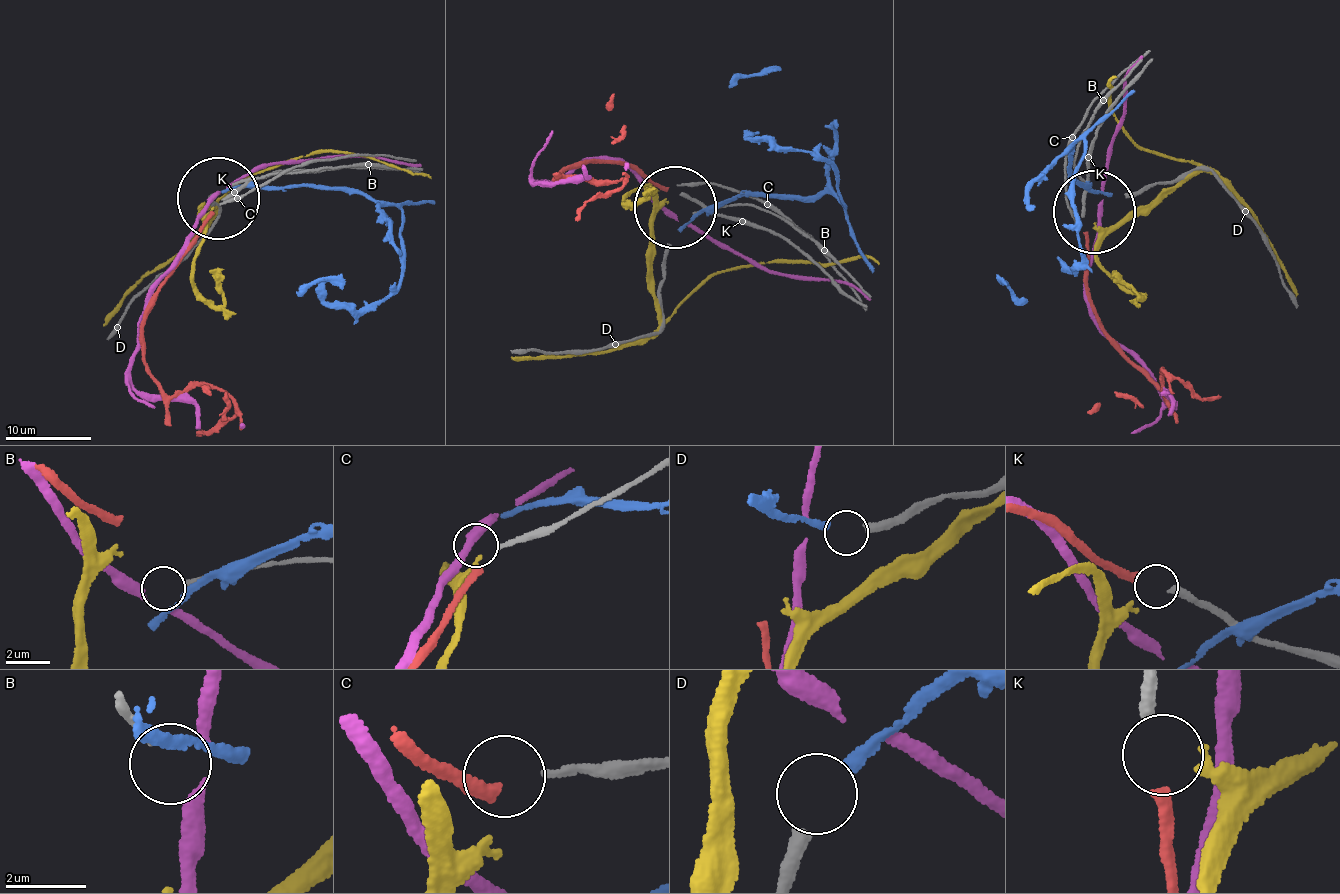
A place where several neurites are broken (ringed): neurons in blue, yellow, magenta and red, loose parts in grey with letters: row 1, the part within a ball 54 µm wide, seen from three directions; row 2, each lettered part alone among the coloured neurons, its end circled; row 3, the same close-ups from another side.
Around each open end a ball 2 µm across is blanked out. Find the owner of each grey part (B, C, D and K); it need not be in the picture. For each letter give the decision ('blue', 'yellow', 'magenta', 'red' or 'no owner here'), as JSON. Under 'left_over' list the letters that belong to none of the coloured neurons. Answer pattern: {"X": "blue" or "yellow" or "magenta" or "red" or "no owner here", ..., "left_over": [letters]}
{"B": "no owner here", "C": "no owner here", "D": "blue", "K": "red", "left_over": ["B", "C"]}

